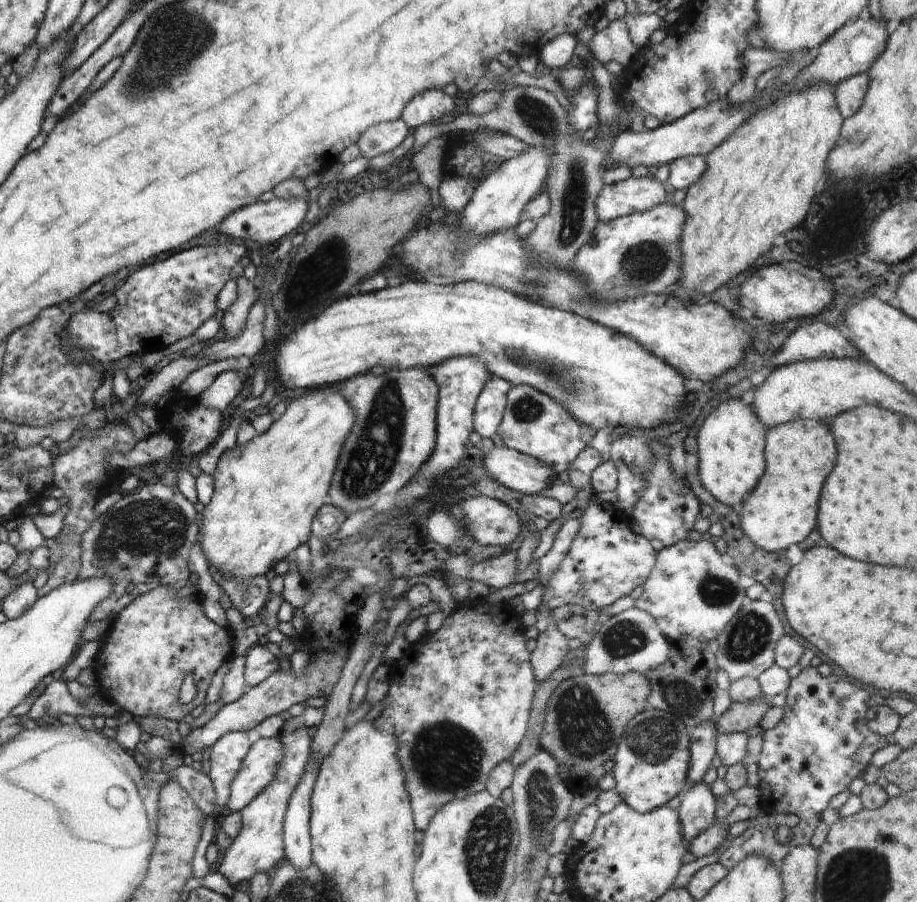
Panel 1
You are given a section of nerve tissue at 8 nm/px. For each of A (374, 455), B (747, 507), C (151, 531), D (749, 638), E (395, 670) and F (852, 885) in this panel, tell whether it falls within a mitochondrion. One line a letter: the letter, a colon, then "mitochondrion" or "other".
A: mitochondrion
B: other
C: mitochondrion
D: mitochondrion
E: other
F: mitochondrion

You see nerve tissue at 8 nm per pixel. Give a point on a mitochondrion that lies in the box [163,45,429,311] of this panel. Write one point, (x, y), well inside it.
(355, 63)

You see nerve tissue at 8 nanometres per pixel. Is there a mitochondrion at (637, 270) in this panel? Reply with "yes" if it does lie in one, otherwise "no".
yes

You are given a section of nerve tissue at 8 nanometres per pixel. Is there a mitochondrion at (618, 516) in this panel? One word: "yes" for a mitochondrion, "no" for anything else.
no

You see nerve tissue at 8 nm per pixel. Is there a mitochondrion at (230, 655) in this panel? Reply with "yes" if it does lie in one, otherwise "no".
no

